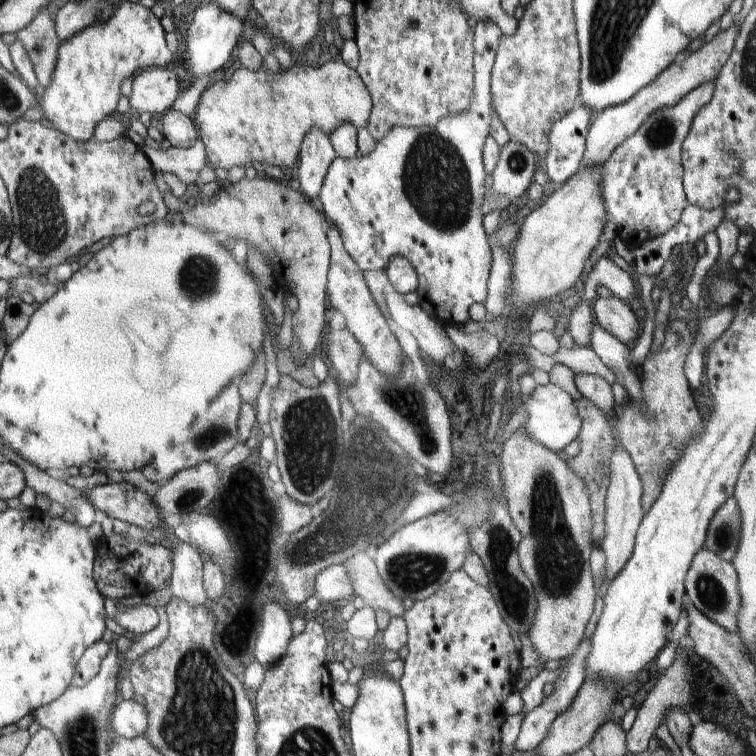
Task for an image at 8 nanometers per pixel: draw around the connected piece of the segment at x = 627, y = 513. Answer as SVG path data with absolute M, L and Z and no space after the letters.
M620 444L616 446L610 463L611 472L606 496L606 534L604 534L604 540L602 540L600 546L606 556L604 580L612 580L616 577L633 556L637 531L642 518L645 516L641 508L644 490L642 478L640 478L640 474L638 474L638 470L630 459L628 452Z

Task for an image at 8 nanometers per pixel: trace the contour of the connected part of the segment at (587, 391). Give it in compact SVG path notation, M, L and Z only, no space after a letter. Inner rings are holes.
M578 374L575 376L575 386L581 396L596 404L608 418L614 416L614 398L611 385L597 375Z

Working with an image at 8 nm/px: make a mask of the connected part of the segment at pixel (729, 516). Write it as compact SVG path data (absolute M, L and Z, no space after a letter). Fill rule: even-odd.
M730 496L730 499L726 500L712 516L705 546L722 560L732 562L738 542L740 542L740 510L736 500Z

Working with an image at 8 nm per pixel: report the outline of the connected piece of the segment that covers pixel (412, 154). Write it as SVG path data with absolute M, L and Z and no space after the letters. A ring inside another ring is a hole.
M482 20L476 24L474 34L474 87L466 112L458 112L442 118L434 127L409 128L394 126L390 132L375 142L368 156L354 158L336 156L326 174L317 205L324 217L335 226L348 255L360 271L385 270L392 256L404 256L410 260L418 276L416 294L432 311L426 314L438 320L440 325L465 324L470 318L469 308L474 303L484 305L487 300L487 282L492 270L492 248L483 226L481 212L486 198L486 178L482 152L490 134L493 103L491 71L498 51L502 32L496 24Z

